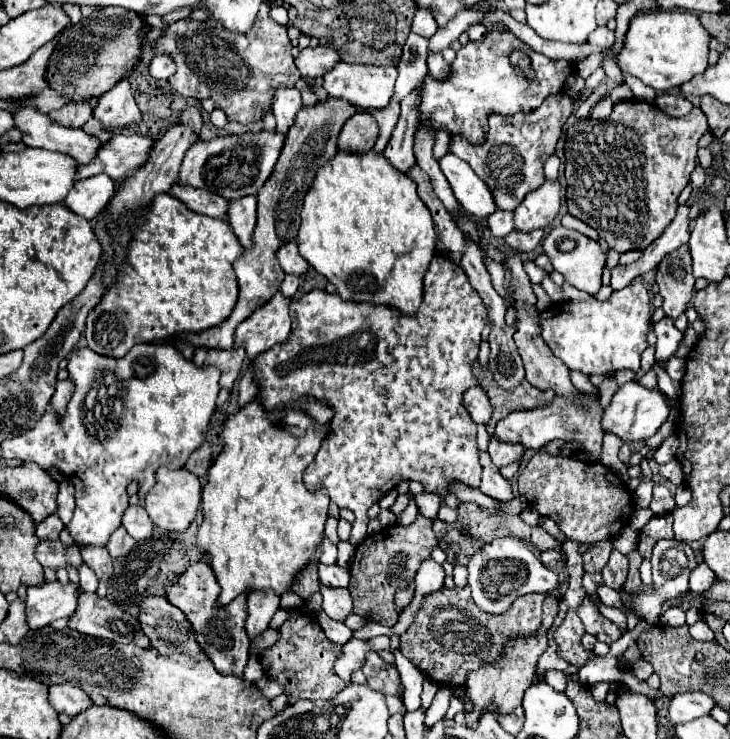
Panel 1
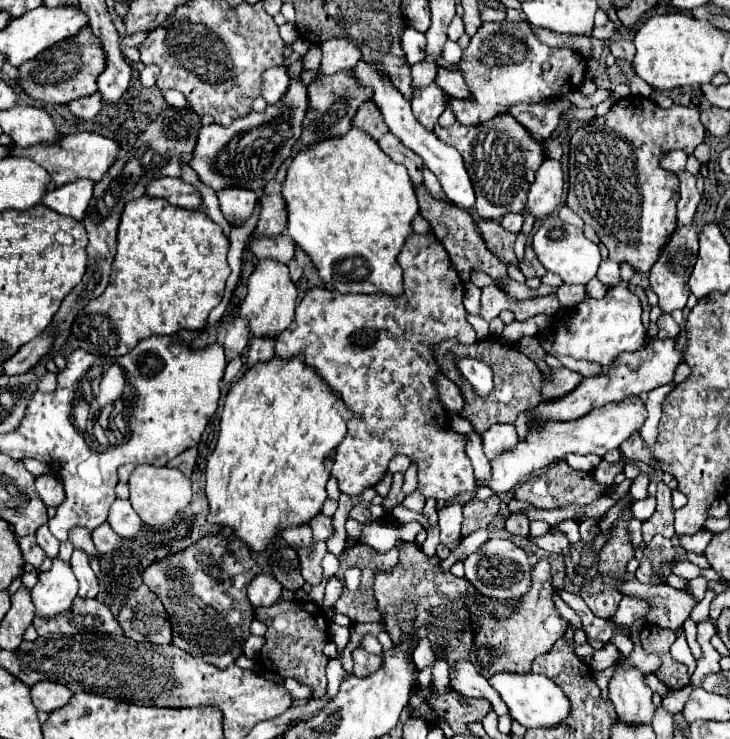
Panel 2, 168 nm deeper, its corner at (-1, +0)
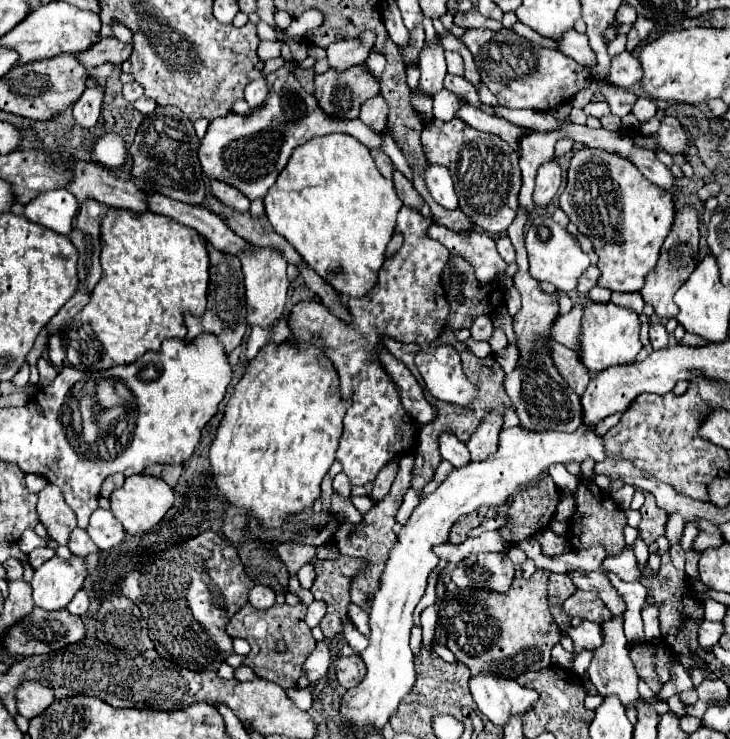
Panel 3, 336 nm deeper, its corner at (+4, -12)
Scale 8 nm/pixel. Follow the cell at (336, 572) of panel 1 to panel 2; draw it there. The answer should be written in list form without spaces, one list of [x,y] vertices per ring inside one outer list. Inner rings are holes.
[[[329,578],[327,588],[325,588],[325,596],[323,596],[323,602],[321,602],[321,608],[325,608],[325,610],[333,608],[333,604],[339,600],[341,592],[343,592],[343,584],[341,584],[341,580],[337,580],[337,578]]]

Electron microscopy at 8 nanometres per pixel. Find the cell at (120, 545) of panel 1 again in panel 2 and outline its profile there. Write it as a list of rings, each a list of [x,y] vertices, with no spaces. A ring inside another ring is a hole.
[[[101,524],[99,528],[95,528],[91,536],[93,536],[93,544],[99,554],[113,552],[119,546],[119,536],[111,528],[107,528],[107,524]]]

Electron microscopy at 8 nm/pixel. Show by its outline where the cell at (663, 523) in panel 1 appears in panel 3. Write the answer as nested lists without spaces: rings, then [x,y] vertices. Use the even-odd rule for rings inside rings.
[[[650,494],[646,496],[646,502],[644,502],[644,506],[640,508],[640,512],[642,512],[642,522],[640,522],[640,526],[638,526],[640,538],[642,538],[648,546],[652,546],[652,544],[656,544],[656,540],[658,540],[660,536],[666,534],[668,512],[662,510],[662,508],[658,508],[654,496],[650,496]]]

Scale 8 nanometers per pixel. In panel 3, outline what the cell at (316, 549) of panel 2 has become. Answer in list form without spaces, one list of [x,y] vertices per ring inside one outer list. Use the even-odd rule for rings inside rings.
[[[284,542],[284,544],[278,546],[278,556],[286,564],[288,572],[292,576],[296,576],[298,570],[304,564],[308,564],[310,560],[316,558],[316,548],[314,546],[306,546],[306,544],[298,544],[298,542]]]

